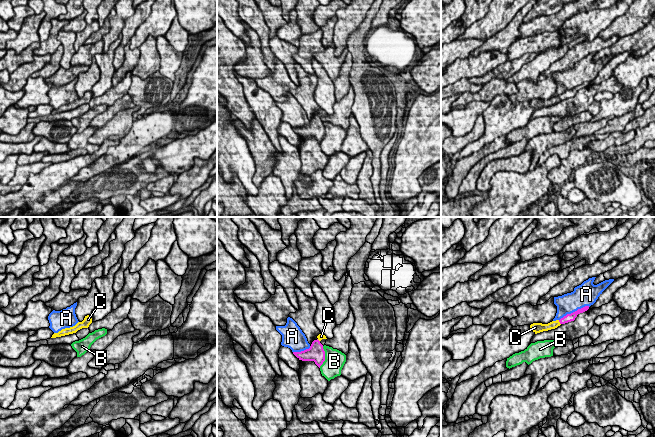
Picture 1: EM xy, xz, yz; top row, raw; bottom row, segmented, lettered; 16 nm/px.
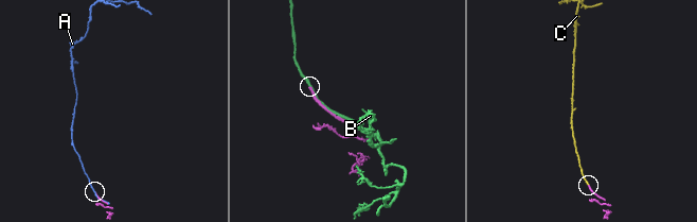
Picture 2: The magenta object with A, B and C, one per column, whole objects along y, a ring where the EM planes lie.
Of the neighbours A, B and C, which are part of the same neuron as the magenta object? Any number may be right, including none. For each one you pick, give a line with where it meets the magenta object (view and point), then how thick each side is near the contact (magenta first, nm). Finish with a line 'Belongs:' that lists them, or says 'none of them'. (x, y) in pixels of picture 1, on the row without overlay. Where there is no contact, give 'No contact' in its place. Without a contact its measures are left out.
C: Touches magenta at yz (559, 97). Thickness 130 nm (magenta) against 130 nm
Belongs: C

